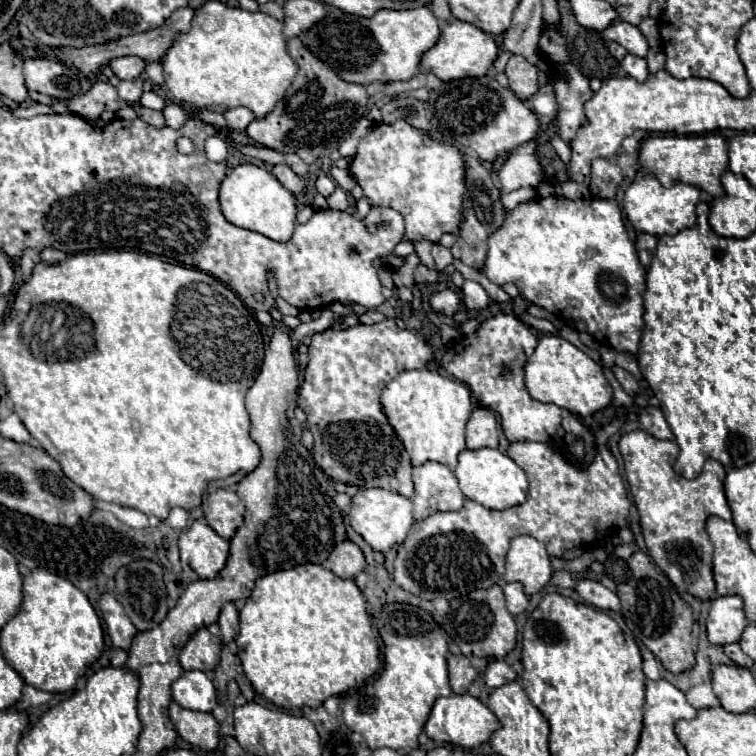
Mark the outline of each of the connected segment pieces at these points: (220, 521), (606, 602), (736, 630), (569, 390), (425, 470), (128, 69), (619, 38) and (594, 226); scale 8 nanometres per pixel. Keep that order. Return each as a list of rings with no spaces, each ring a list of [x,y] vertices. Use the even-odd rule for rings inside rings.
[[[214,490],[208,496],[204,518],[224,540],[230,540],[244,522],[244,504],[234,490]]]
[[[580,580],[576,586],[576,592],[584,602],[588,602],[600,610],[620,610],[618,596],[596,580]]]
[[[740,596],[714,598],[706,626],[708,626],[708,640],[712,644],[724,646],[724,644],[738,642],[746,628],[742,598]]]
[[[542,336],[534,354],[526,362],[526,388],[534,400],[550,402],[578,416],[590,416],[606,408],[612,400],[612,388],[602,368],[580,348],[560,336]]]
[[[426,462],[424,466],[412,468],[412,480],[416,488],[412,498],[416,520],[422,520],[434,512],[452,512],[462,508],[464,494],[448,466]]]
[[[122,56],[122,58],[114,58],[110,62],[110,68],[114,70],[114,74],[120,78],[120,80],[134,80],[142,74],[146,62],[138,56]]]
[[[620,22],[614,24],[614,28],[610,28],[610,32],[602,32],[602,38],[614,40],[620,46],[624,46],[630,54],[644,58],[648,52],[648,42],[644,38],[644,34],[640,32],[638,26],[632,26],[628,22]]]
[[[548,196],[518,204],[514,210],[506,212],[502,228],[496,230],[488,240],[484,274],[498,286],[504,286],[506,282],[516,284],[526,300],[560,316],[570,328],[592,334],[600,344],[630,354],[638,352],[644,328],[642,294],[646,290],[646,270],[638,260],[634,242],[626,234],[622,212],[614,198],[568,200],[562,196]]]

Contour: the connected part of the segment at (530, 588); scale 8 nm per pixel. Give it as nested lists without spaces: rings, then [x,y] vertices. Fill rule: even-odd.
[[[516,536],[506,554],[506,582],[524,584],[524,592],[530,596],[542,590],[552,578],[552,566],[542,542],[532,536]]]

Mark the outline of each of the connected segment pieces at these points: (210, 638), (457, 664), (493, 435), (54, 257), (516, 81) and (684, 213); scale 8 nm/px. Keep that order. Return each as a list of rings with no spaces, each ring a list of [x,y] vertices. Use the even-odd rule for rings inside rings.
[[[202,628],[180,650],[180,664],[184,670],[212,672],[220,662],[220,650],[222,650],[220,638],[210,634],[208,628]]]
[[[448,654],[448,676],[450,676],[450,686],[454,694],[466,694],[468,686],[474,682],[476,678],[476,670],[472,668],[470,660],[466,656],[454,656]]]
[[[474,408],[466,424],[466,448],[498,448],[498,422],[494,412],[486,408]]]
[[[46,248],[46,250],[40,252],[40,258],[42,258],[42,262],[56,264],[56,262],[66,260],[66,254],[64,254],[64,252],[58,252],[58,250],[54,250],[54,248]]]
[[[512,56],[508,60],[506,64],[508,84],[520,100],[526,100],[538,92],[538,74],[536,72],[538,72],[536,66],[526,62],[522,56]]]
[[[640,176],[638,180],[634,180],[624,194],[624,212],[630,220],[630,224],[640,230],[640,232],[648,232],[654,236],[664,236],[670,234],[674,236],[674,232],[680,232],[682,228],[690,228],[696,224],[696,204],[700,198],[700,188],[692,186],[692,184],[674,184],[670,188],[662,186],[654,176]]]

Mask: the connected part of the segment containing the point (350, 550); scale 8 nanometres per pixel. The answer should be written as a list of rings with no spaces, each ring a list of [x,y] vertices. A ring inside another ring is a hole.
[[[346,540],[338,544],[334,552],[330,552],[328,560],[324,560],[322,566],[332,570],[340,578],[356,578],[366,568],[366,560],[362,550],[354,542]]]

